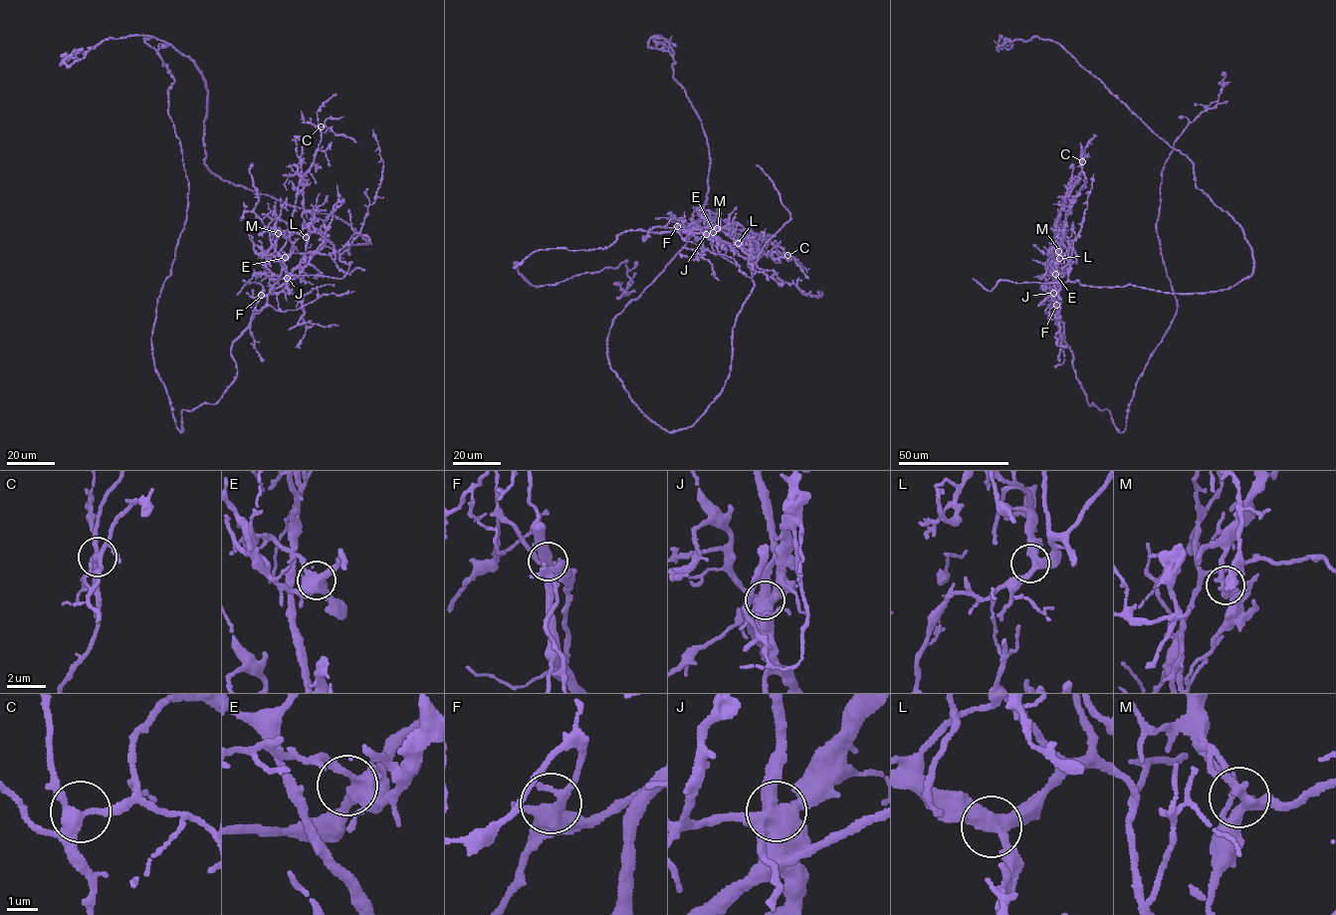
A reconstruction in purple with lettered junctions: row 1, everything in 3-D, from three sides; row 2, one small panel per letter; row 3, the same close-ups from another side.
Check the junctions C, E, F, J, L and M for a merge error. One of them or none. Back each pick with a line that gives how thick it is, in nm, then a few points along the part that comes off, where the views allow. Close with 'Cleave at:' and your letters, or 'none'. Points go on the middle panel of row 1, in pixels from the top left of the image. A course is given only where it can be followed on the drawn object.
J: Thickness 550 nm. Course of the part to remove: (706, 234), (626, 231), (604, 249), (536, 250), (514, 267), (542, 286), (626, 260), (624, 293), (622, 283)
Cleave at: J

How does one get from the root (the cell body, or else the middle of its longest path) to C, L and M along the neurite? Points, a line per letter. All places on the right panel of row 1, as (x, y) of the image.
C: (1068, 279), (1059, 242), (1066, 213), (1061, 205), (1081, 171), (1082, 161)
L: (1068, 279), (1063, 257), (1059, 258)
M: (1068, 279), (1064, 258), (1060, 258), (1058, 251)

